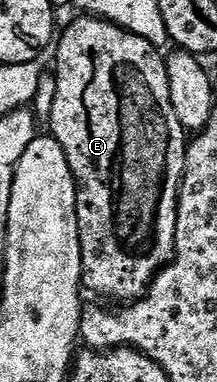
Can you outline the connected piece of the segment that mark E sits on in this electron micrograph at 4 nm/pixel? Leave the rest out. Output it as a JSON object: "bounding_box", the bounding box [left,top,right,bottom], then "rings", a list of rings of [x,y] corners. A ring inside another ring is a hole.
{"bounding_box":[51,16,177,304],"rings":[[[83,16],[77,19],[66,31],[62,31],[57,42],[57,86],[55,88],[55,98],[51,106],[51,130],[52,137],[57,139],[61,147],[64,148],[68,156],[69,166],[77,179],[79,187],[79,210],[83,215],[83,225],[81,228],[81,244],[83,254],[83,282],[97,294],[102,294],[105,298],[114,298],[117,304],[132,304],[138,299],[144,299],[147,291],[154,282],[154,278],[174,260],[174,253],[177,249],[177,218],[169,218],[169,230],[161,230],[165,226],[165,214],[145,214],[145,210],[161,210],[161,206],[137,206],[137,197],[129,198],[133,206],[125,206],[125,164],[129,160],[125,157],[125,150],[129,150],[129,130],[133,130],[133,114],[129,114],[129,106],[133,106],[133,90],[125,94],[125,86],[137,78],[137,70],[141,70],[141,62],[149,62],[149,58],[158,58],[162,51],[152,42],[148,42],[143,36],[133,34],[125,27],[117,25],[115,22],[108,21],[100,16]]]}

